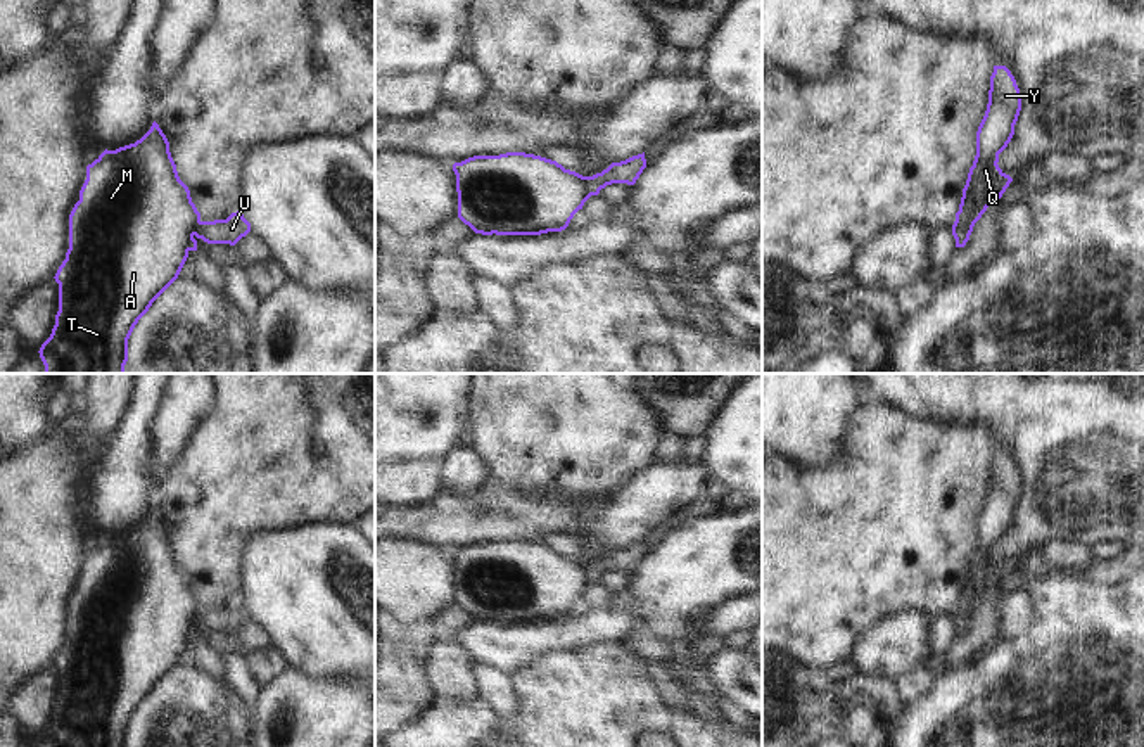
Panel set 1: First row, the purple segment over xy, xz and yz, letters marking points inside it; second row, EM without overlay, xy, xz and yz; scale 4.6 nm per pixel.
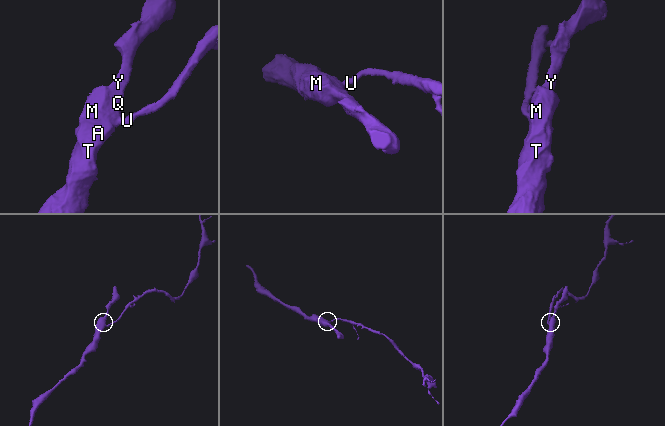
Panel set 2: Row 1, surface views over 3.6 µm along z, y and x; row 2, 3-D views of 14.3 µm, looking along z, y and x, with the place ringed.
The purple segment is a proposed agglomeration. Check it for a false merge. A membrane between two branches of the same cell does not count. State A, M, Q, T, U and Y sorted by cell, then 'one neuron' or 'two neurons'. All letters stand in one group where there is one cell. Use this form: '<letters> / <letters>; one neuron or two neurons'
A M Q T Y / U; two neurons

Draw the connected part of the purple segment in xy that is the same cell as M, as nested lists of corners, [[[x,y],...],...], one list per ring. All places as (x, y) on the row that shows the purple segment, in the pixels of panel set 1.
[[[154,121],[135,144],[104,150],[86,166],[79,201],[69,214],[69,249],[55,273],[59,311],[50,337],[40,348],[45,374],[124,374],[128,339],[152,303],[178,278],[200,225],[200,213],[180,180],[169,142]]]

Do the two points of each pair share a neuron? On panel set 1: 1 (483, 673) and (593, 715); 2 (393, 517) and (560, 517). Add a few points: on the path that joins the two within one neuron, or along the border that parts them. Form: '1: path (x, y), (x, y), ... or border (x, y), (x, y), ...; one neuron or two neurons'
1: border (481, 697), (505, 715), (515, 716), (521, 711); two neurons
2: path (434, 519), (519, 517); one neuron

